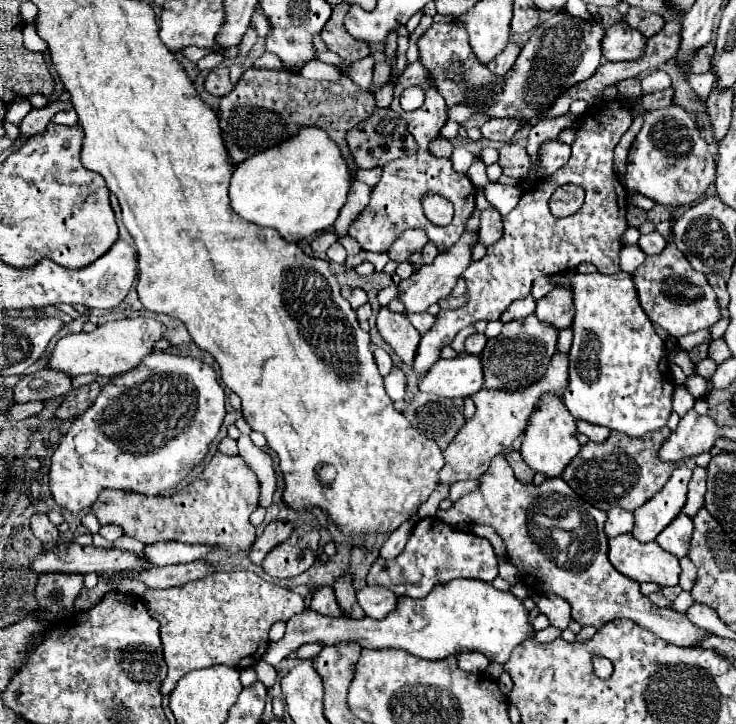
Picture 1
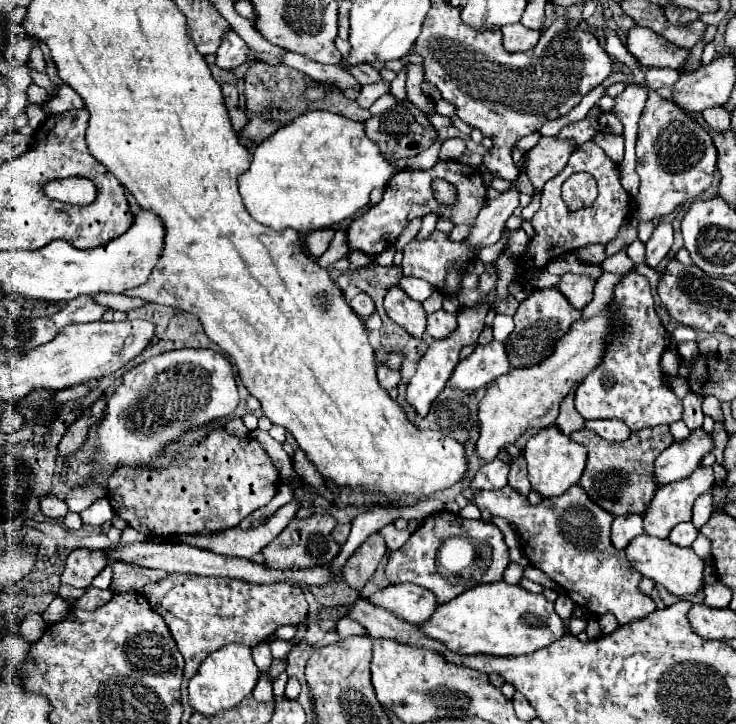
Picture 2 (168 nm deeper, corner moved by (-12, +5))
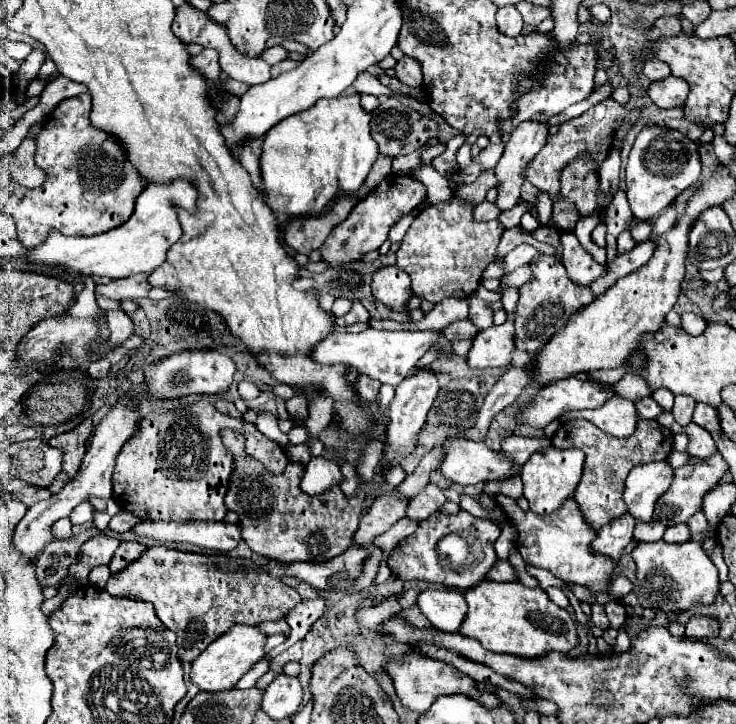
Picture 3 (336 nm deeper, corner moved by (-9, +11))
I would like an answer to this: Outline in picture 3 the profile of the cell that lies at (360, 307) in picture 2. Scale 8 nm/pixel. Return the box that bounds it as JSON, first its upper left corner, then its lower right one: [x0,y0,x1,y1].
[345,300,369,324]

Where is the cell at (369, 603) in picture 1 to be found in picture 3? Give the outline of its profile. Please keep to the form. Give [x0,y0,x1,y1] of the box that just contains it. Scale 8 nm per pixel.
[417,588,465,632]

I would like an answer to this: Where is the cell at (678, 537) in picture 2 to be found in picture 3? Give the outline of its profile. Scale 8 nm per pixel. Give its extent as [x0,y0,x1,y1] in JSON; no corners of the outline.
[663,522,691,542]

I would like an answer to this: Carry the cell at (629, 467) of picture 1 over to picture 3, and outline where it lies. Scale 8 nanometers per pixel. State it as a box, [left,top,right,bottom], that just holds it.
[551,420,673,530]

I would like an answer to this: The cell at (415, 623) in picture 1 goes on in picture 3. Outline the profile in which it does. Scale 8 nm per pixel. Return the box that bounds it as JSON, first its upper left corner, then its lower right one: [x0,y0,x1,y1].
[459,580,577,658]

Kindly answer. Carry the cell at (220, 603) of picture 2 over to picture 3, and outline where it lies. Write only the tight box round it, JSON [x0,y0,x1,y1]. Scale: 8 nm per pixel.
[105,544,301,662]

